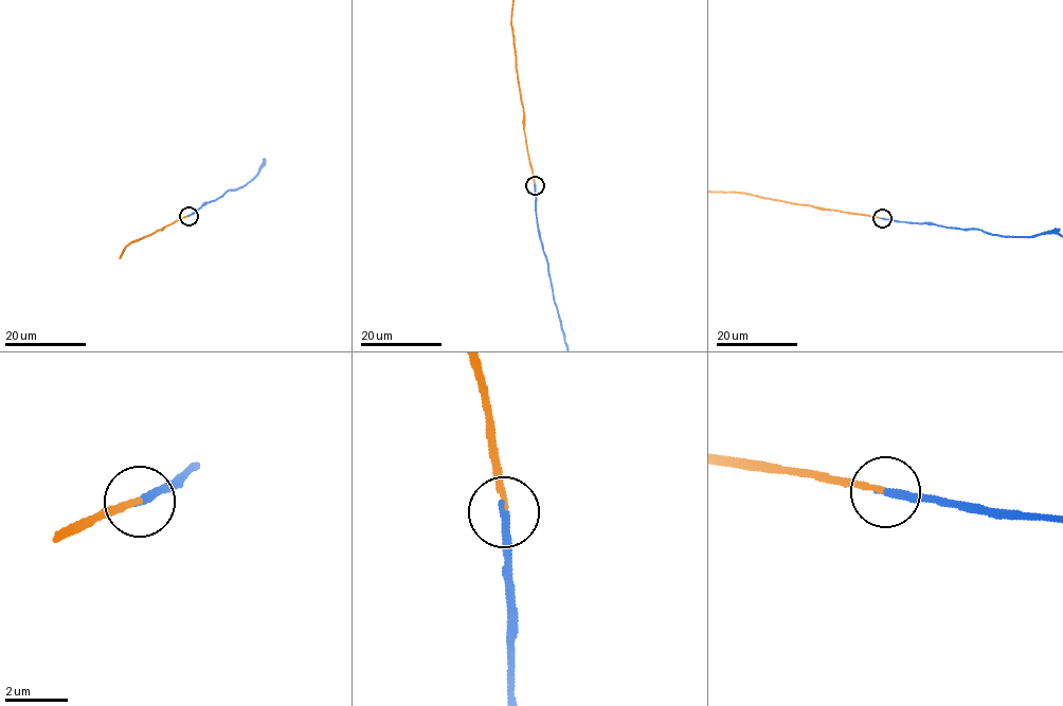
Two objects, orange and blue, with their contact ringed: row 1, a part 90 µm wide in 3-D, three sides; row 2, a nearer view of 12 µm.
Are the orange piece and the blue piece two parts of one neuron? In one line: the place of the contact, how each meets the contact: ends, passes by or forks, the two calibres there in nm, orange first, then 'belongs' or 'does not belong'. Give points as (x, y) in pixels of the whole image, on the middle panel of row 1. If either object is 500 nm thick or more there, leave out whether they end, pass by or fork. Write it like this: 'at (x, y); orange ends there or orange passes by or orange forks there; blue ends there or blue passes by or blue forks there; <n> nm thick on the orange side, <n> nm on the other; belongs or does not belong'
at (535, 185); orange ends there; blue ends there; 180 nm thick on the orange side, 280 nm on the other; belongs

